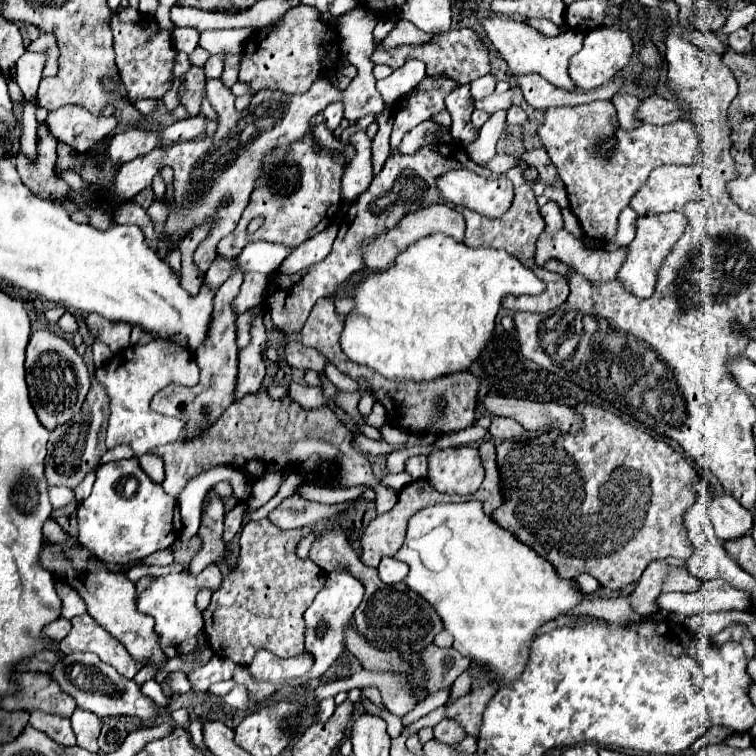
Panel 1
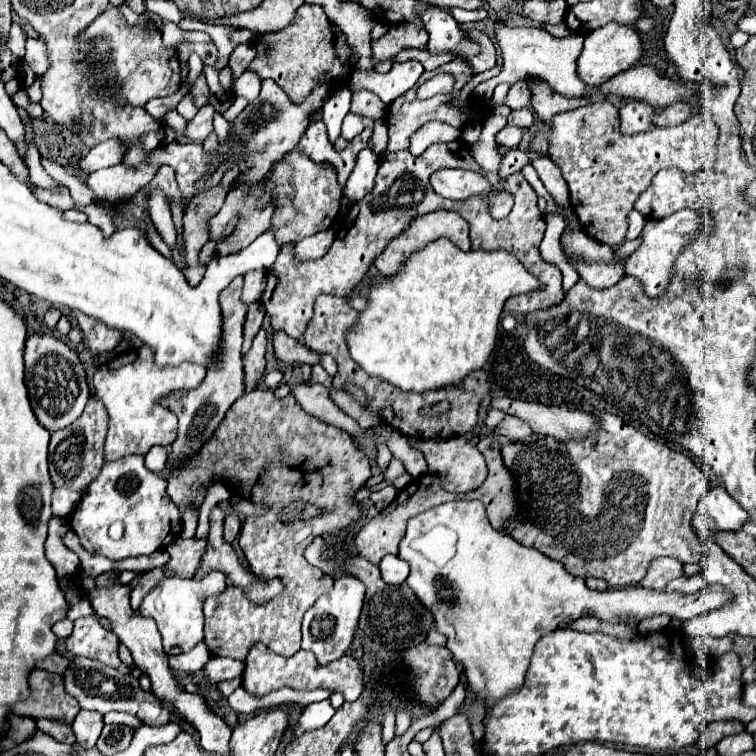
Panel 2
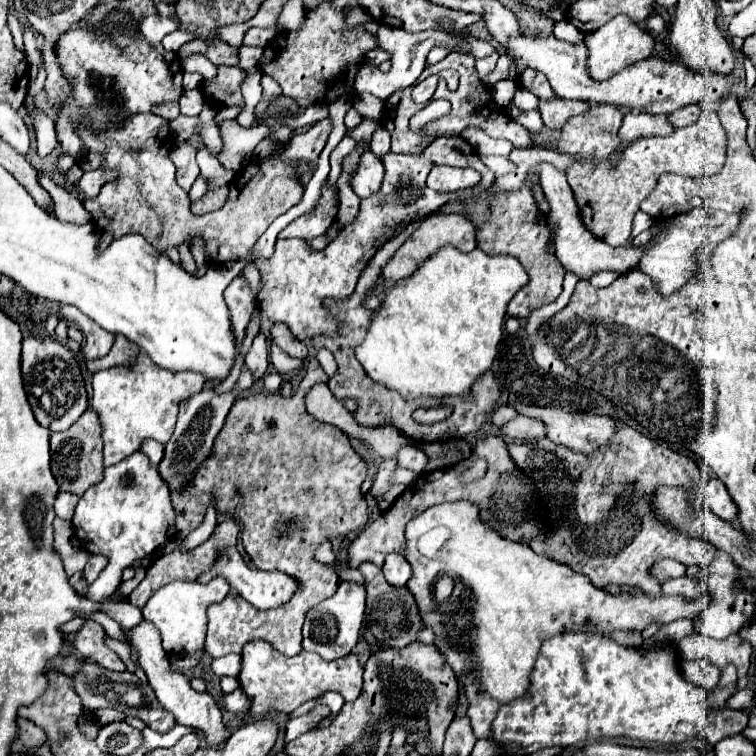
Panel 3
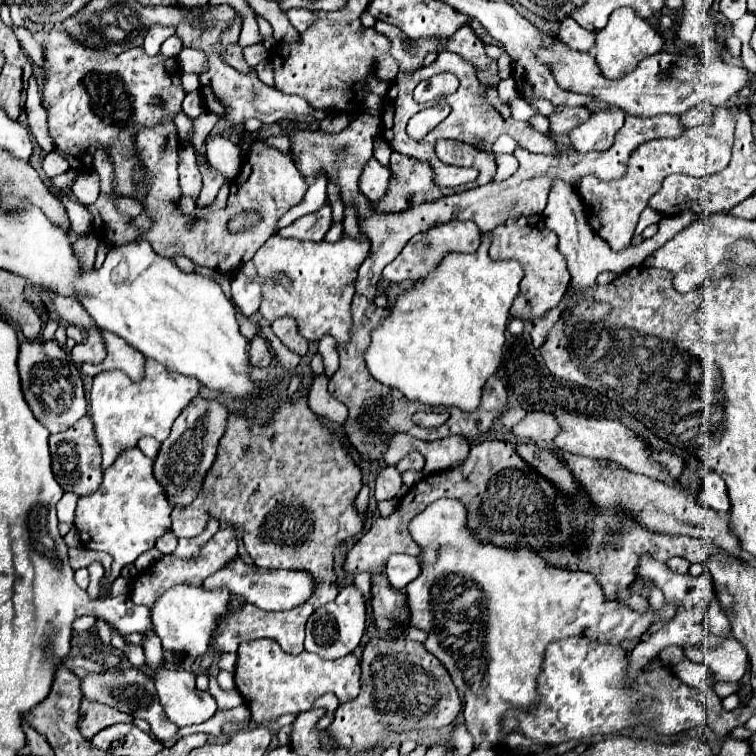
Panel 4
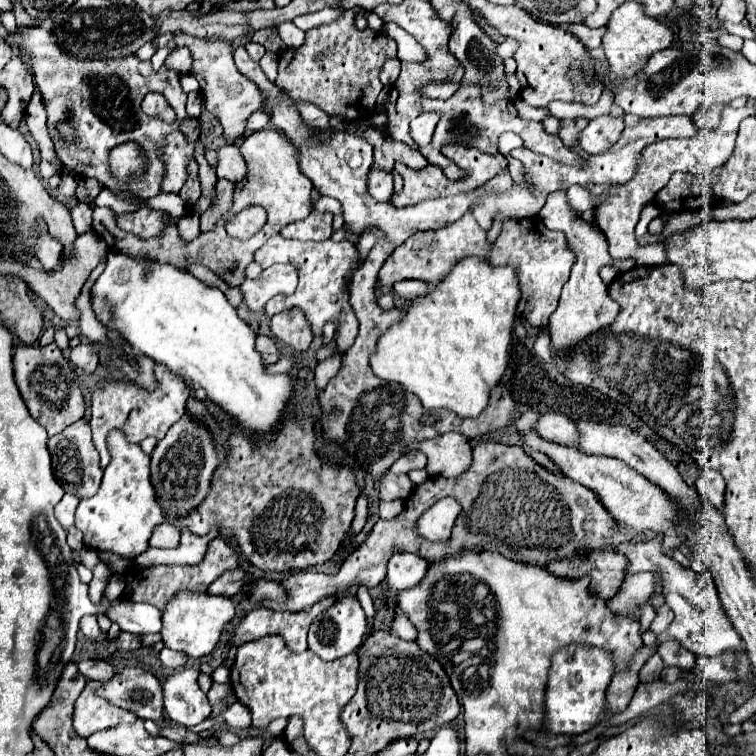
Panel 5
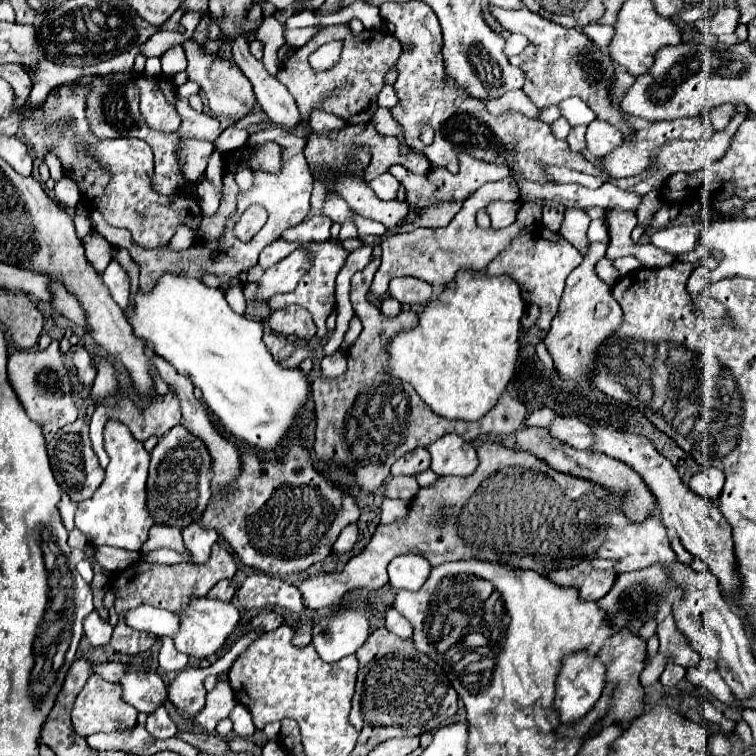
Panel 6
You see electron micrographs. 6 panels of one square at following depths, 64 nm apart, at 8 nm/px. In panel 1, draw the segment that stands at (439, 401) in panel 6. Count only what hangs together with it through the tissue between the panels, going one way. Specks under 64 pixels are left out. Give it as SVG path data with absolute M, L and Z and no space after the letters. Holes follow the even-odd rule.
M432 234L432 236L426 236L424 240L418 240L412 248L404 250L394 266L386 272L376 272L376 274L370 274L356 290L354 298L356 298L356 308L346 316L346 326L344 326L344 332L340 336L340 346L344 350L344 354L356 362L356 364L362 364L362 366L368 366L370 370L374 372L380 372L384 378L388 380L394 380L394 382L432 382L436 378L444 378L444 376L450 376L450 374L456 374L456 372L466 372L474 362L478 362L486 350L486 346L490 344L492 340L492 334L494 334L494 322L496 322L496 314L502 306L502 300L504 296L512 294L512 292L536 292L540 294L544 290L544 282L540 278L534 276L534 272L530 268L526 268L524 264L520 264L520 260L516 260L514 256L510 256L506 250L492 250L492 248L468 248L466 244L460 244L456 242L454 238L450 236L444 236L444 234Z

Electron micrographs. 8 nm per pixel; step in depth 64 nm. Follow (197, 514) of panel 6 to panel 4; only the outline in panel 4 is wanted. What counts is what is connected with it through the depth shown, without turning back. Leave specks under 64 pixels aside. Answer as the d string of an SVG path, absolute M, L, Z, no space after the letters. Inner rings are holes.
M196 398L184 412L176 418L170 436L162 442L158 456L154 460L154 478L164 488L166 498L172 506L186 508L202 492L204 478L216 460L216 448L226 430L228 412L216 400Z

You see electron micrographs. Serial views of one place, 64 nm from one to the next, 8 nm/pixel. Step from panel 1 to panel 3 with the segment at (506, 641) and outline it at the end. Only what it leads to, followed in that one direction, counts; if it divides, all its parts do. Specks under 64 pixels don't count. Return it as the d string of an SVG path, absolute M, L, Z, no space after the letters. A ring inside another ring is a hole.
M442 502L430 506L428 510L424 510L422 514L408 522L406 540L408 540L406 558L414 568L414 574L406 586L418 604L424 626L432 628L436 634L434 646L450 664L450 668L456 672L456 680L464 688L464 694L468 698L468 718L476 738L492 738L492 720L496 718L496 712L508 702L528 694L530 674L534 670L536 658L540 654L540 644L544 640L564 632L588 632L596 636L612 636L618 630L642 632L646 626L654 622L668 624L676 618L696 618L700 612L704 612L704 608L708 608L712 600L710 594L704 594L702 598L692 602L680 596L658 598L648 598L646 594L614 596L602 588L596 588L588 576L574 572L572 568L560 562L538 556L528 544L500 538L496 530L478 520L478 506L470 502ZM442 576L452 576L460 580L464 588L470 590L468 596L468 602L472 606L470 618L468 616L460 618L460 610L454 610L452 624L446 616L440 614L438 600L434 598L434 588Z

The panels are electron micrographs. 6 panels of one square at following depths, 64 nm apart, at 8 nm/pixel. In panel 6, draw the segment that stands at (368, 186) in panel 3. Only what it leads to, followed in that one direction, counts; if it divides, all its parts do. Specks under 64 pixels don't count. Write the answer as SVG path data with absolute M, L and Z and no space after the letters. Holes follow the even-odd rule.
M382 174L382 176L378 176L376 180L372 180L370 188L376 192L376 196L378 196L380 200L396 200L400 182L398 182L392 174Z

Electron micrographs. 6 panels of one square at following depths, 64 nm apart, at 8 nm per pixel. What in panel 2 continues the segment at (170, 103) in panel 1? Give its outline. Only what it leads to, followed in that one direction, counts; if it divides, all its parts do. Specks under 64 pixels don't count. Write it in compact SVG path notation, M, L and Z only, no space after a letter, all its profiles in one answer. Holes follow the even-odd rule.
M169 109L165 118L166 124L175 130L175 141L178 141L178 139L182 136L188 124L188 121L185 120L181 115L179 115L176 109Z

